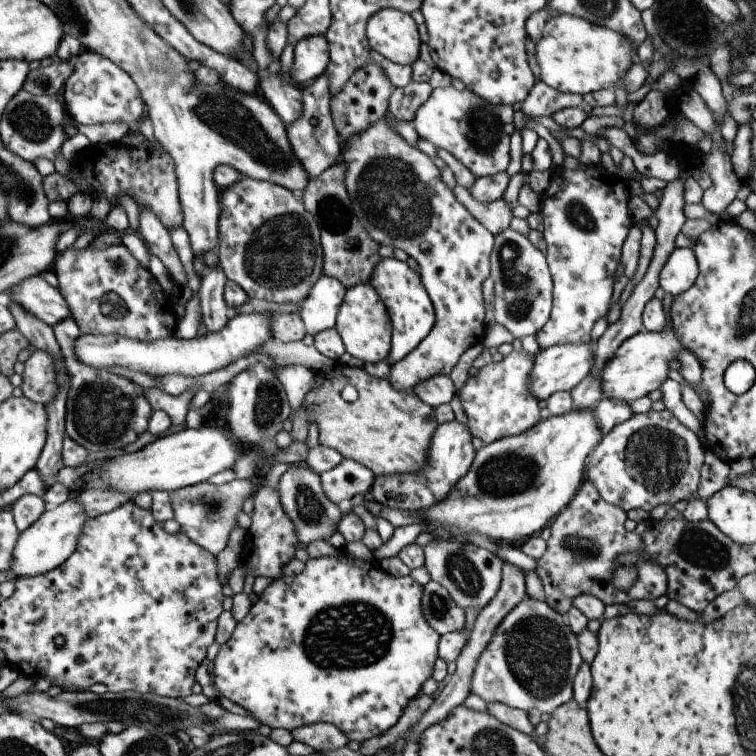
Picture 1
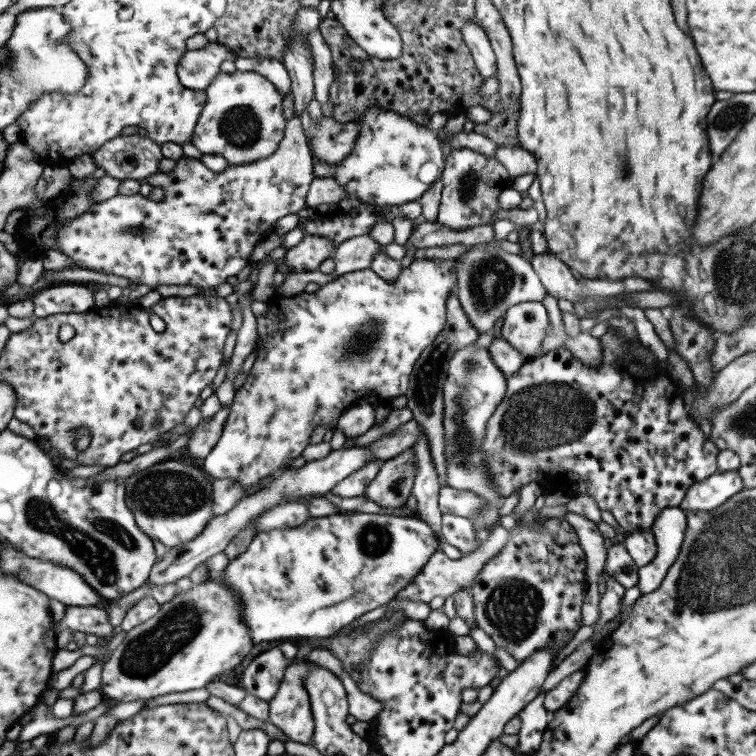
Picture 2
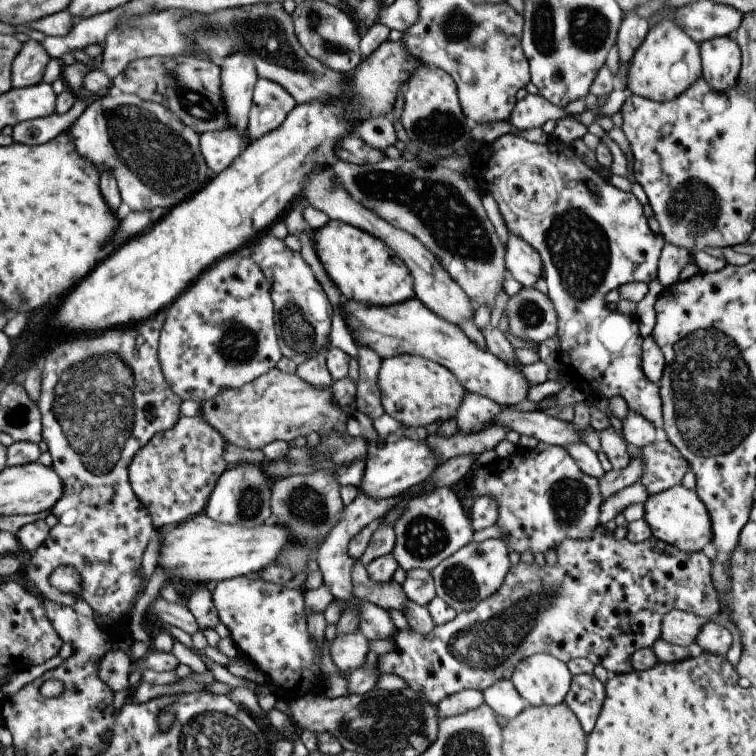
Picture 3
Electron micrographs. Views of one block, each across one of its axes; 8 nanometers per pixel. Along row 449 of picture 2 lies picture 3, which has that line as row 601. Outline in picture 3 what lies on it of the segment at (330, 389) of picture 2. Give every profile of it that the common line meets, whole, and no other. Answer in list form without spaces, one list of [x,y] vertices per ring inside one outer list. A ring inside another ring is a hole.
[[[253,573],[217,582],[210,594],[218,620],[230,631],[230,637],[240,651],[240,655],[258,666],[270,678],[272,684],[267,688],[270,692],[289,704],[308,694],[320,693],[325,682],[322,674],[322,650],[316,646],[314,638],[308,632],[308,621],[304,610],[305,593],[300,587],[284,588],[283,585],[262,582],[262,578],[258,578],[258,574]]]

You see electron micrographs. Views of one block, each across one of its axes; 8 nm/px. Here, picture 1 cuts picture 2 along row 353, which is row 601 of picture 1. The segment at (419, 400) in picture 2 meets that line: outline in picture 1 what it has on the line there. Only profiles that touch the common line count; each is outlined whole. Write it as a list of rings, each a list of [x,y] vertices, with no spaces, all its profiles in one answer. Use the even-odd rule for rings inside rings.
[[[431,580],[424,586],[422,614],[439,635],[460,632],[464,628],[464,613],[465,610],[450,598],[448,589],[442,584]]]

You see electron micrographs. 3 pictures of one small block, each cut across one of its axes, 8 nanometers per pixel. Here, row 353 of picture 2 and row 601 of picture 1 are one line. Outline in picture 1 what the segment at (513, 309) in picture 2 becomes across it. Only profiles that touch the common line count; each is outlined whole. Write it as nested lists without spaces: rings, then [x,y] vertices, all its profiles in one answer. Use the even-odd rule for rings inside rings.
[[[526,595],[494,630],[488,646],[472,672],[470,693],[484,702],[500,702],[523,710],[538,709],[552,714],[558,706],[573,698],[573,682],[583,663],[577,636],[566,617],[550,608],[546,601]]]

